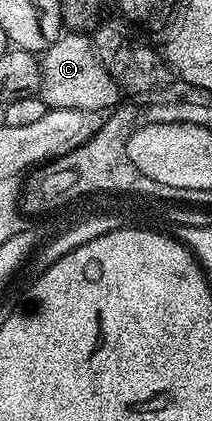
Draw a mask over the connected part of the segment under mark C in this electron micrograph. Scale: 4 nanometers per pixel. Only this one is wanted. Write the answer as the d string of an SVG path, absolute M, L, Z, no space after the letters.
M61 34L60 39L54 41L54 45L50 45L48 50L43 52L40 72L42 81L38 94L50 109L69 107L85 113L104 113L121 102L122 88L96 56L96 48L87 34Z

